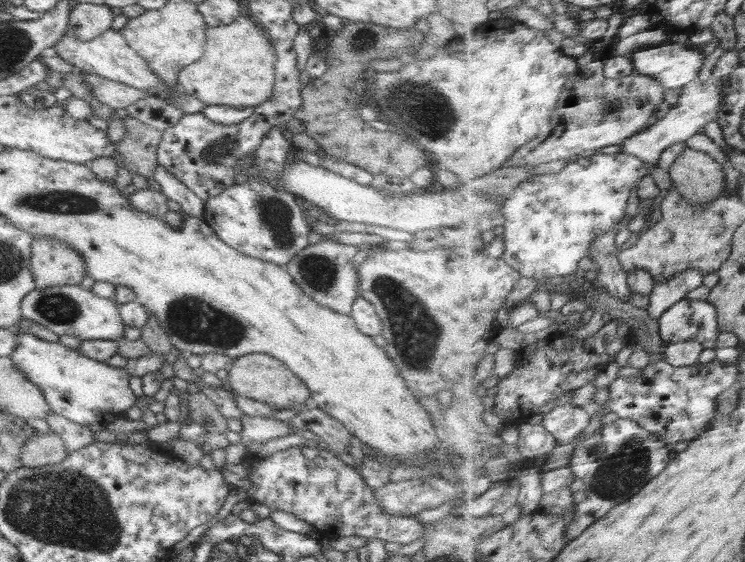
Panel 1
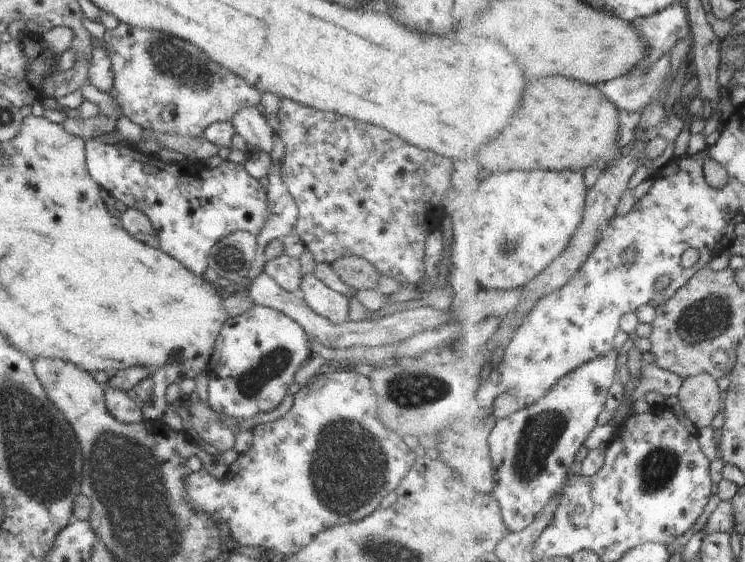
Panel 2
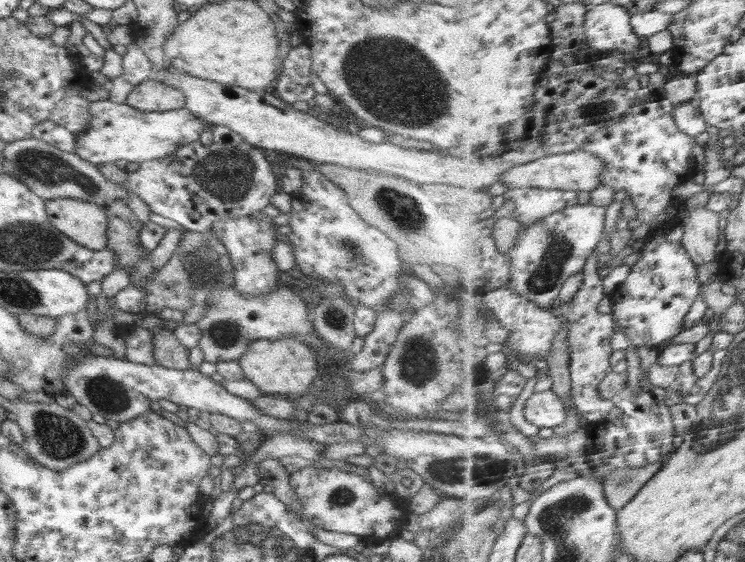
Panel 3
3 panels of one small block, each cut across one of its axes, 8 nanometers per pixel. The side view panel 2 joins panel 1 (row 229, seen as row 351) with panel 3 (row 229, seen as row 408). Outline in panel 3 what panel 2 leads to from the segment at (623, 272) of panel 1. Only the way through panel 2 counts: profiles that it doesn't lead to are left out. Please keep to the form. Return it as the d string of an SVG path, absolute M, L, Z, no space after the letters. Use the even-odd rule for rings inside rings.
M592 204L576 205L555 212L531 225L522 224L515 247L507 252L511 261L511 286L518 294L542 308L553 309L567 280L585 270L607 228L608 208Z

